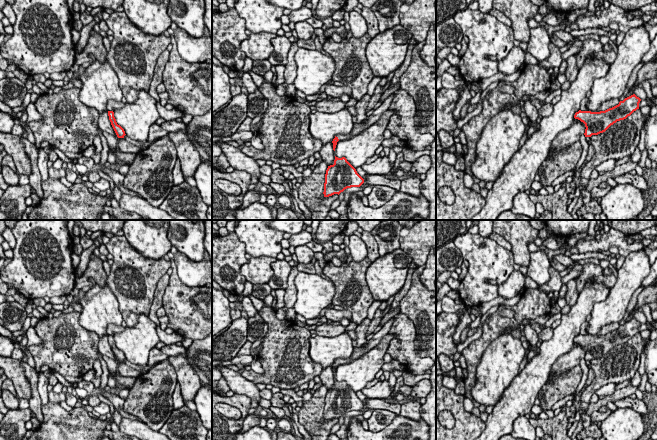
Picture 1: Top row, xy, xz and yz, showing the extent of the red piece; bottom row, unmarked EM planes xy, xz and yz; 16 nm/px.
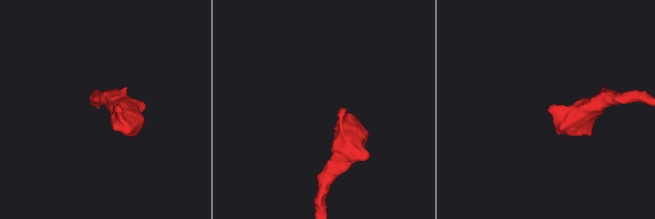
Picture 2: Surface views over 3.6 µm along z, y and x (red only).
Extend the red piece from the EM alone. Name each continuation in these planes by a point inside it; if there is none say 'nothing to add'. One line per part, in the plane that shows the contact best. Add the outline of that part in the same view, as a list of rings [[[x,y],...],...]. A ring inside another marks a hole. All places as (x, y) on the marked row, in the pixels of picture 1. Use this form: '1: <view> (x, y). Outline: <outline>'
1: xz (385, 105). Outline: [[[394,93],[389,95],[382,104],[374,110],[374,112],[367,116],[362,122],[360,122],[356,127],[353,128],[352,132],[346,135],[338,134],[336,137],[339,139],[339,141],[348,139],[351,135],[355,136],[358,135],[364,128],[367,128],[374,124],[382,115],[382,113],[389,109],[392,101],[394,98]]]

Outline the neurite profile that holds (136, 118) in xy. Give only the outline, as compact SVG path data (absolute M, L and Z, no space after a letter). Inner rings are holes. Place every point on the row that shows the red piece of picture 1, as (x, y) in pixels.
M140 90L133 103L125 103L120 109L114 109L114 117L125 134L132 140L146 142L149 129L160 117L156 107L156 99L148 92Z

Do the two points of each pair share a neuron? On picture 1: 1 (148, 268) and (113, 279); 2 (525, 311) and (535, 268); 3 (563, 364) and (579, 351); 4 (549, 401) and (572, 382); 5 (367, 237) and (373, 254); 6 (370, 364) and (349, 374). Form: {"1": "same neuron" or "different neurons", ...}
{"1": "same neuron", "2": "different neurons", "3": "same neuron", "4": "same neuron", "5": "same neuron", "6": "same neuron"}

